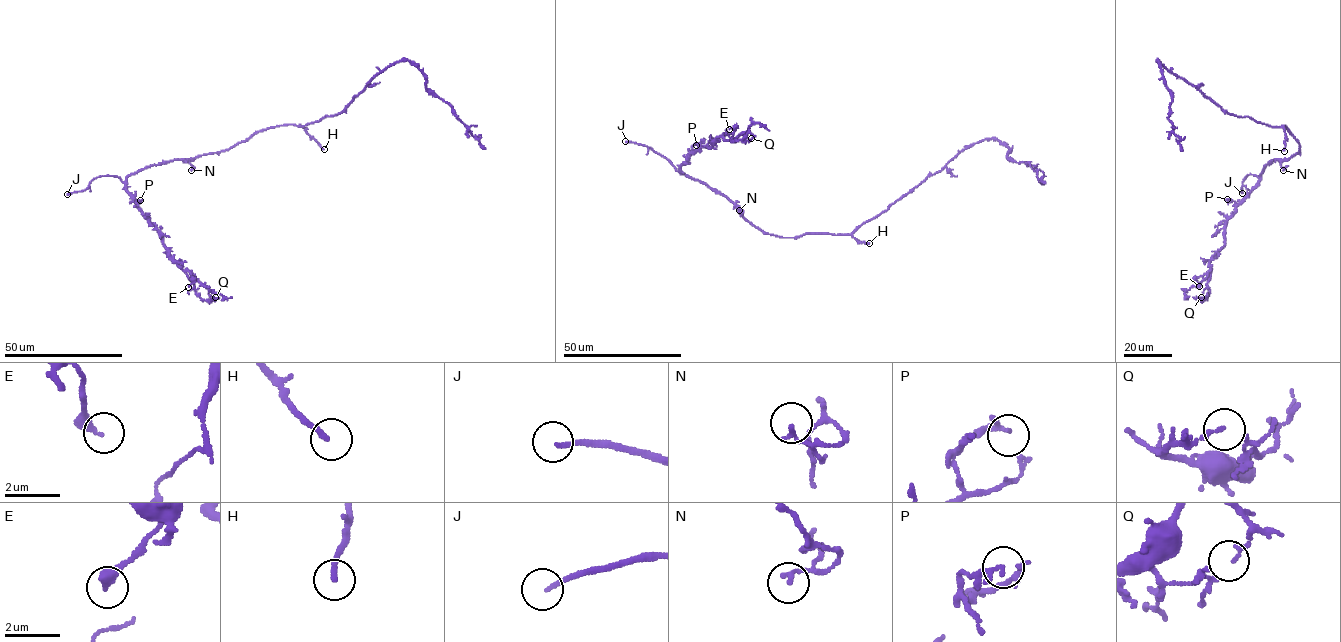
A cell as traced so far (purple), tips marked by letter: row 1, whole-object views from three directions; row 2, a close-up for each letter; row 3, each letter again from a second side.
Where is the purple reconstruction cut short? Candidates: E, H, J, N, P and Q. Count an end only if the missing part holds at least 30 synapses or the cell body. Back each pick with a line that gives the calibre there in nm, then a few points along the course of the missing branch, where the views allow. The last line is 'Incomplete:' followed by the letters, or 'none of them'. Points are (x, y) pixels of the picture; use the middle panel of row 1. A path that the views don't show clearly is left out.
H: calibre 180 nm; course (869, 243), (872, 246), (879, 241), (888, 249), (930, 256), (934, 265), (937, 263), (926, 261)
J: calibre 140 nm; course (625, 141), (609, 146), (596, 156), (593, 154)
Incomplete: H, J

